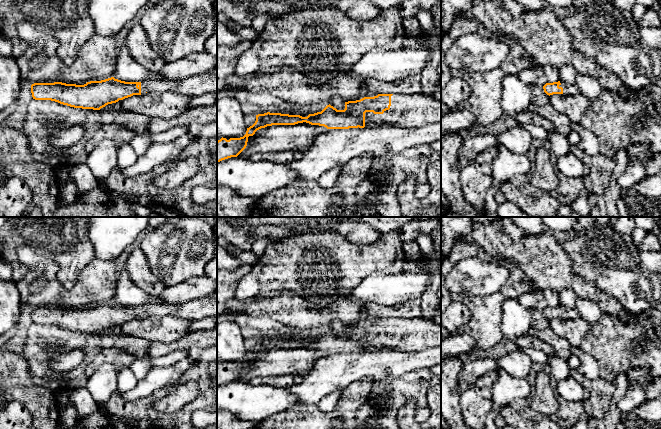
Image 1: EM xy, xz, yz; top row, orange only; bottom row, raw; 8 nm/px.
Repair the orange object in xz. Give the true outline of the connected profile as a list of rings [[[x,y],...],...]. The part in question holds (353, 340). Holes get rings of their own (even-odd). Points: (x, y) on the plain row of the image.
[[[378,318],[374,321],[364,321],[360,324],[345,326],[344,334],[337,334],[329,328],[321,336],[309,338],[307,341],[267,336],[256,339],[255,347],[247,352],[246,358],[243,361],[230,362],[229,364],[222,361],[220,364],[218,364],[217,386],[231,381],[237,381],[246,372],[248,361],[253,360],[255,356],[261,352],[272,349],[295,349],[303,346],[311,349],[324,350],[327,353],[364,352],[366,336],[375,346],[382,347],[383,349],[393,349],[402,352],[418,352],[430,348],[441,347],[441,325],[434,323],[433,321],[425,321],[422,318]]]

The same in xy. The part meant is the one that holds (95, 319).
[[[111,301],[84,309],[34,307],[31,317],[35,324],[51,324],[74,332],[100,334],[108,328],[141,319],[141,306],[125,306]]]

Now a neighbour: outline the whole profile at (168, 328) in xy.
[[[172,315],[147,316],[108,328],[100,334],[124,334],[149,342],[171,343],[189,333],[190,323],[188,319]]]

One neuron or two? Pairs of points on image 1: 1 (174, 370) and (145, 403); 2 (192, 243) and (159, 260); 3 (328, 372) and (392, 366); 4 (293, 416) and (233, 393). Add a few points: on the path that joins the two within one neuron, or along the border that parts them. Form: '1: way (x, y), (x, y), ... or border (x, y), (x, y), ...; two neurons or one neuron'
1: border (153, 392), (131, 401); two neurons
2: way (184, 245), (167, 259); one neuron
3: way (344, 368), (376, 366); one neuron
4: border (295, 404), (265, 418); two neurons

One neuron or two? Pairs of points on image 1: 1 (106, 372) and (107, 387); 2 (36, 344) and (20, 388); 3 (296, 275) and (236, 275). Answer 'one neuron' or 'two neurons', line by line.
1: one neuron
2: two neurons
3: two neurons

